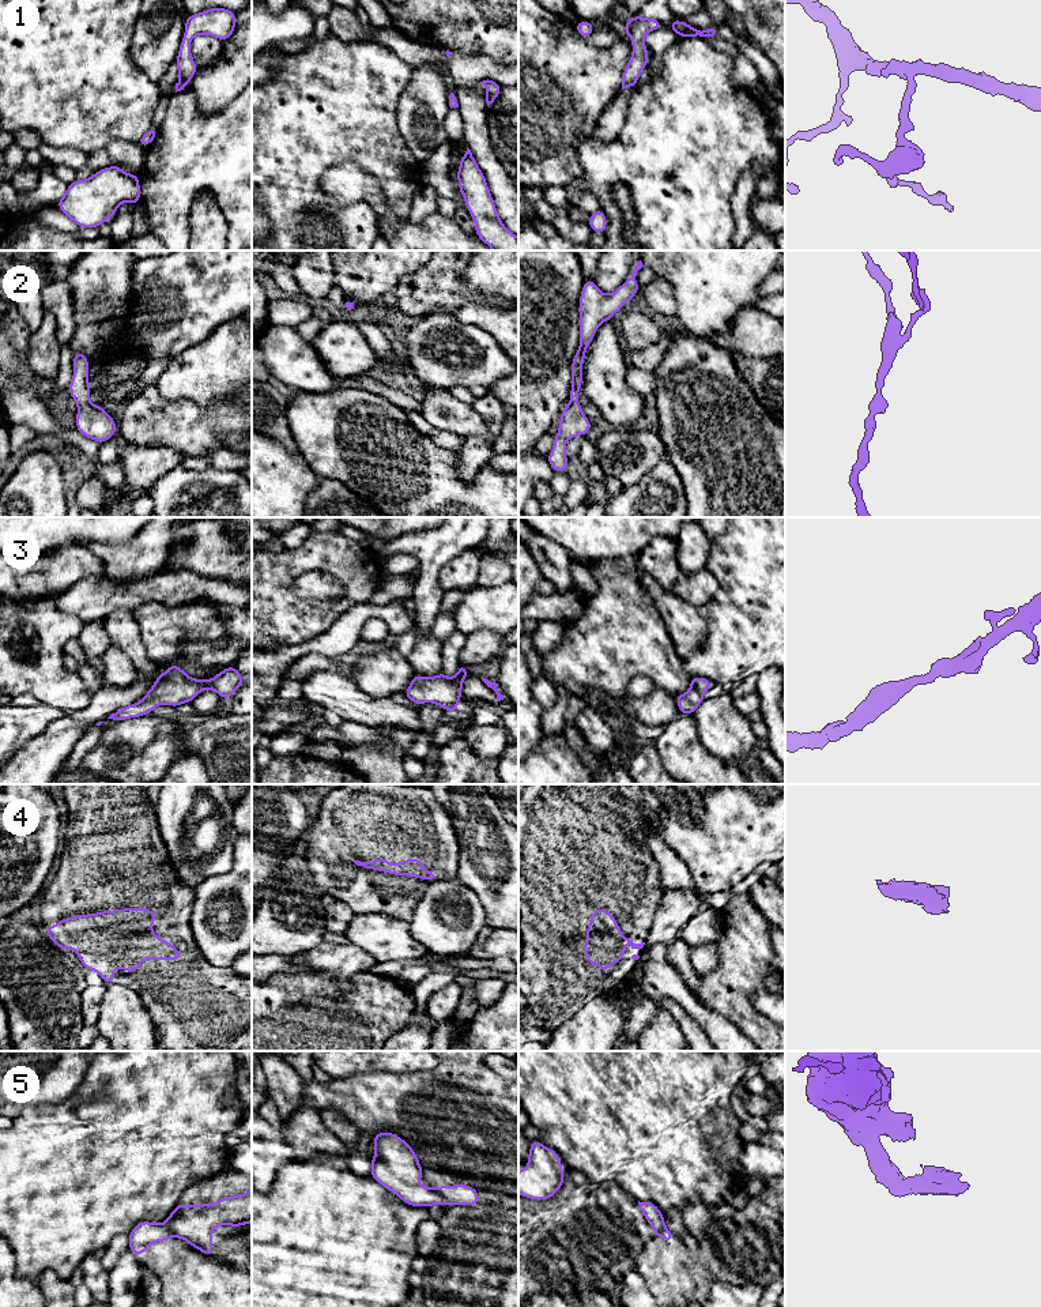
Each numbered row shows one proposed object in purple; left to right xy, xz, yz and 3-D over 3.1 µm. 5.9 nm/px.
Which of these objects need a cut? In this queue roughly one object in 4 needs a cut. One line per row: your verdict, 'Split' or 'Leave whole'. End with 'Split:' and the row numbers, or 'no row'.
1: Leave whole
2: Leave whole
3: Leave whole
4: Leave whole
5: Split
Split: 5

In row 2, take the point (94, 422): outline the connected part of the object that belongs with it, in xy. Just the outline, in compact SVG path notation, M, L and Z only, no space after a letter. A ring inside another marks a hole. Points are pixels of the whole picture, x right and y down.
M80 351L73 353L73 376L68 392L78 404L75 429L99 444L110 440L117 425L106 410L90 402L88 358Z

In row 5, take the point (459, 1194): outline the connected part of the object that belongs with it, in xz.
M463 1183L455 1186L431 1187L437 1194L445 1198L452 1205L476 1205L480 1204L479 1191Z

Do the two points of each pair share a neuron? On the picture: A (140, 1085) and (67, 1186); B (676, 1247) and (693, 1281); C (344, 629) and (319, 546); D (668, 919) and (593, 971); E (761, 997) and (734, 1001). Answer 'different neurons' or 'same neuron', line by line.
A: same neuron
B: same neuron
C: different neurons
D: different neurons
E: different neurons

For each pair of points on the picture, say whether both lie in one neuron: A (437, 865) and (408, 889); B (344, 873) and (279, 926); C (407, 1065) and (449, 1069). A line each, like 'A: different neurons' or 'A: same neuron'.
A: same neuron
B: different neurons
C: different neurons

